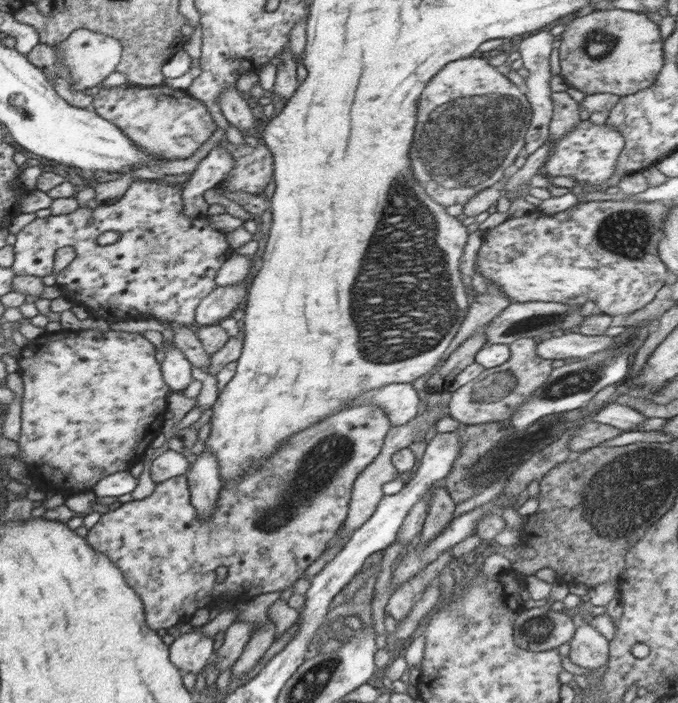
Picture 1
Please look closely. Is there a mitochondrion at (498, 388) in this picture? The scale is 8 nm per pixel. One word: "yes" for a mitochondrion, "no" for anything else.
yes

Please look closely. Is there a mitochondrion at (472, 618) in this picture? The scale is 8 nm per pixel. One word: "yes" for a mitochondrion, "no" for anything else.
yes

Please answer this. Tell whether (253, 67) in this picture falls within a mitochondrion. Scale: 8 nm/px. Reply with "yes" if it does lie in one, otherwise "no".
no

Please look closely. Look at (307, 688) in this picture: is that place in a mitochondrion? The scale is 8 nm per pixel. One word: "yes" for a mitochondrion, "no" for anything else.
yes

